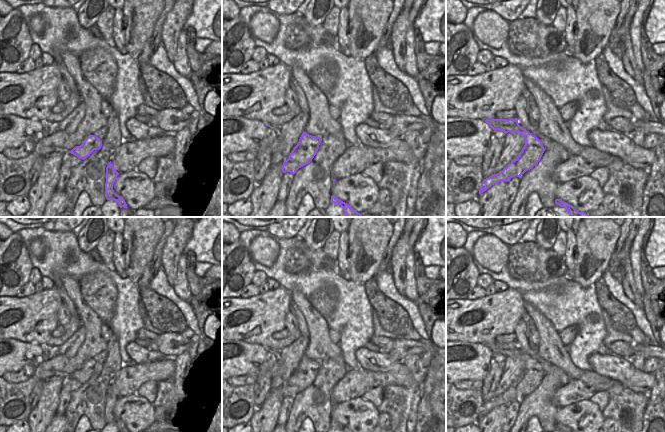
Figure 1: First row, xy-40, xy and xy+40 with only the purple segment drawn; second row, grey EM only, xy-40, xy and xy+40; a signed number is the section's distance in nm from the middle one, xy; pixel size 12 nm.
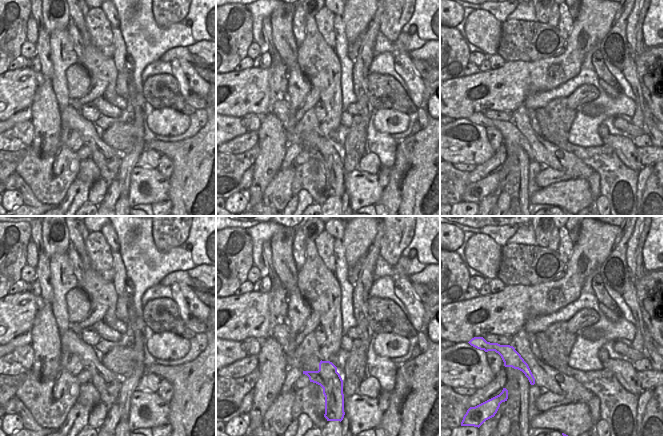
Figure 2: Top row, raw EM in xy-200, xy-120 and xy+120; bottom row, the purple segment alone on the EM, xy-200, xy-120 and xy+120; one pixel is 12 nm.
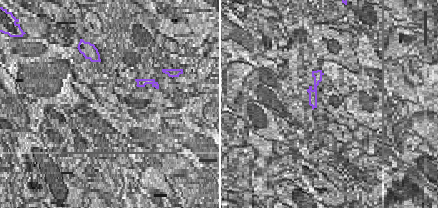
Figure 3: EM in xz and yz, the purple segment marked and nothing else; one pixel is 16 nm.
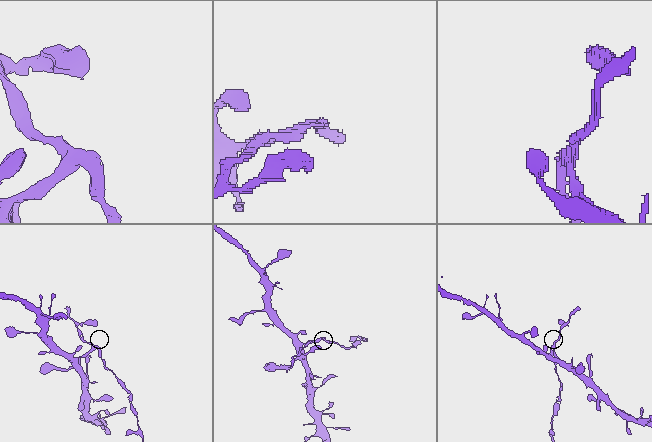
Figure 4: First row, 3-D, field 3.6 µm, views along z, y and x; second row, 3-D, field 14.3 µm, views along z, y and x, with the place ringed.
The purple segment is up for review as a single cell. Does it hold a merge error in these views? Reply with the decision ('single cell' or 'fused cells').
fused cells

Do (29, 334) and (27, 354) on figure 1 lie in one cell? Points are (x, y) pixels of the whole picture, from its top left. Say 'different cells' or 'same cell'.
different cells

